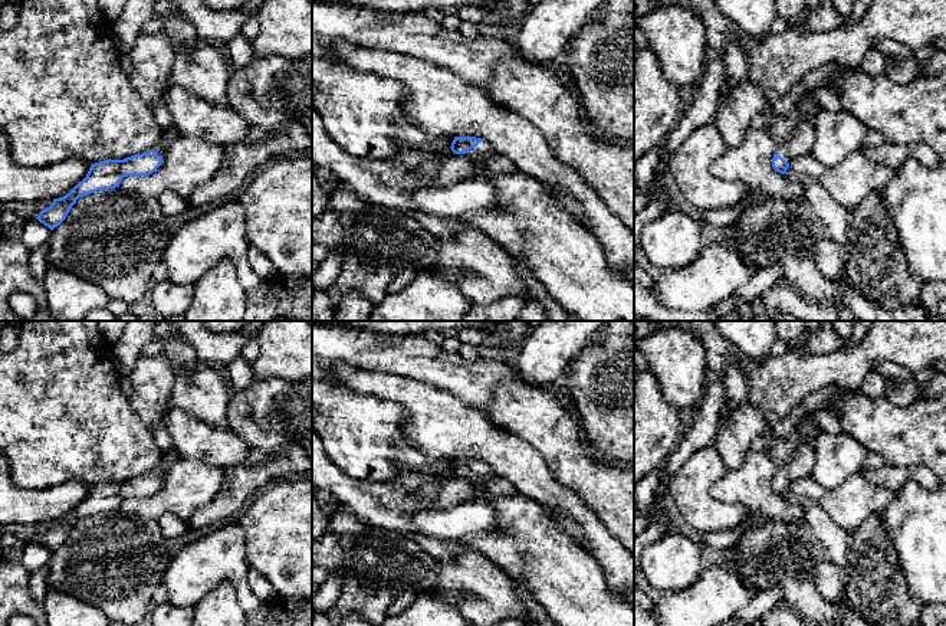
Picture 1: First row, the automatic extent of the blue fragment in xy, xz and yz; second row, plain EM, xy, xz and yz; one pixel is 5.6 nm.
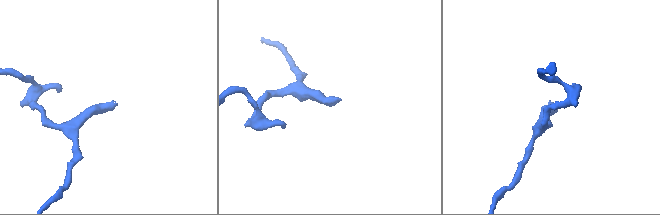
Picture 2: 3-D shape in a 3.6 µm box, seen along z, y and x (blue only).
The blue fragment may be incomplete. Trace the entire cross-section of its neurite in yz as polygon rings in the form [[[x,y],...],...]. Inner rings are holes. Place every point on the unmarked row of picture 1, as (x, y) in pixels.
[[[801,442],[798,445],[798,455],[776,466],[772,481],[772,489],[785,496],[789,491],[789,484],[805,476],[811,476],[811,469],[815,461],[815,443]]]

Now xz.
[[[454,459],[450,471],[454,476],[466,476],[474,486],[482,488],[487,488],[487,484],[496,478],[487,463],[476,459]]]

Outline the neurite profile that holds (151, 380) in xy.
[[[160,354],[139,357],[128,378],[131,383],[128,402],[144,425],[151,429],[167,413],[175,373]]]

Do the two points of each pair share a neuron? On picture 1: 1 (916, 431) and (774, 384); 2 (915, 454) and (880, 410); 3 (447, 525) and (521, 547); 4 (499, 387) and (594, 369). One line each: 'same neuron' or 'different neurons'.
1: different neurons
2: same neuron
3: same neuron
4: different neurons

